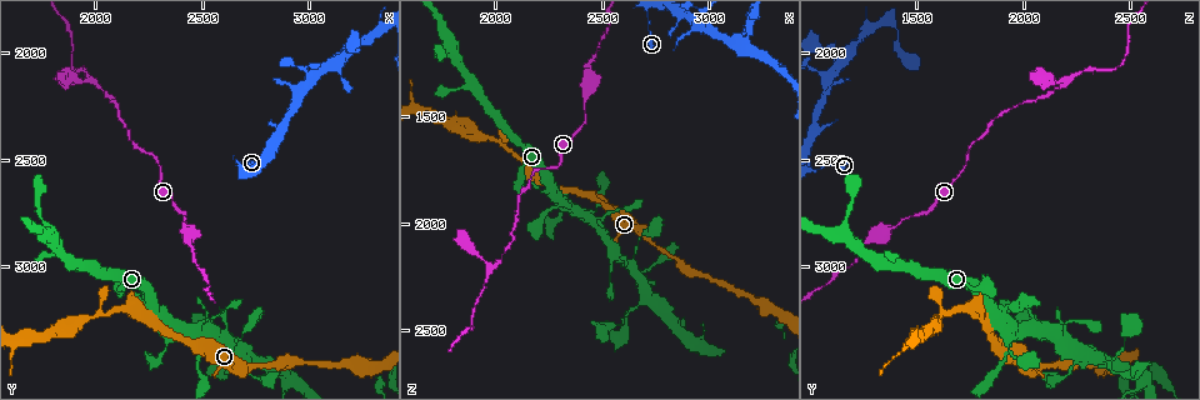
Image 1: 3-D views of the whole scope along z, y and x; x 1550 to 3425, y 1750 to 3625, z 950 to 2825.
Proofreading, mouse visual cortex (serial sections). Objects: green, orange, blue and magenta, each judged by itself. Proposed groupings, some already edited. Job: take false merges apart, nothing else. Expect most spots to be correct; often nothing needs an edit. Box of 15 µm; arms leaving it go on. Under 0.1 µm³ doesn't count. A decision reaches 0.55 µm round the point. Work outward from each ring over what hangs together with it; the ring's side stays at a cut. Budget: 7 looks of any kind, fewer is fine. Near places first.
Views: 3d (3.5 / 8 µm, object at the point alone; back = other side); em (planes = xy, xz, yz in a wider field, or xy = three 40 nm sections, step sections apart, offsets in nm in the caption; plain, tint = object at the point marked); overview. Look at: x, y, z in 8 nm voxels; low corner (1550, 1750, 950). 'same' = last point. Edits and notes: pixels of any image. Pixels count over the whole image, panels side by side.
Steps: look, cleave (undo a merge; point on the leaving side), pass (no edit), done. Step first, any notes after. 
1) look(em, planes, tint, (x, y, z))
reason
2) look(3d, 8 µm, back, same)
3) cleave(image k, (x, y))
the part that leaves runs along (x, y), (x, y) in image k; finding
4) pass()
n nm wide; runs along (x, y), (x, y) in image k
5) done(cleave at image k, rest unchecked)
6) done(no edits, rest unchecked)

look(3d, 8 µm, (2150, 3210, 1730))
sudden change in width

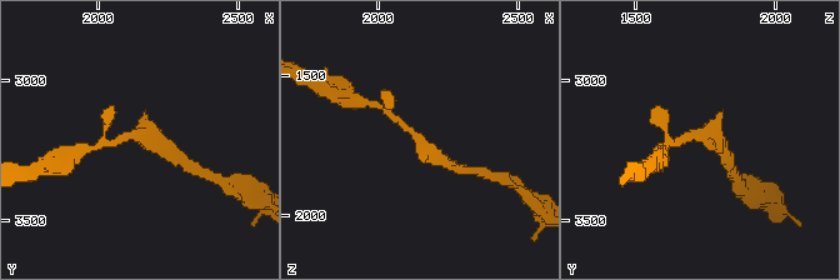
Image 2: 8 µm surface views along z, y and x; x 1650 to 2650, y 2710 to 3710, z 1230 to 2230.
look(3d, 3.5 µm, (2140, 3200, 1740))

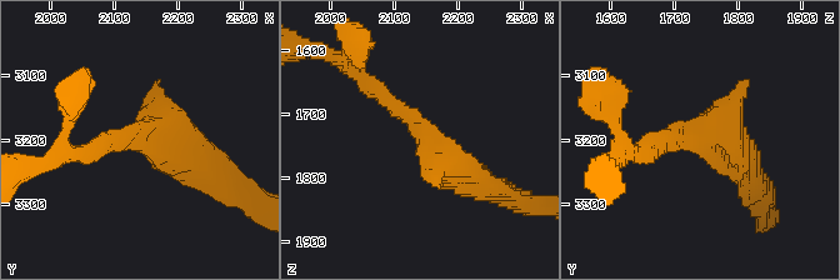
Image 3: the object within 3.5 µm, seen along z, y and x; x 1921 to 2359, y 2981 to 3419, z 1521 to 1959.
look(em, planes, tint, (2140, 3200, 1730))

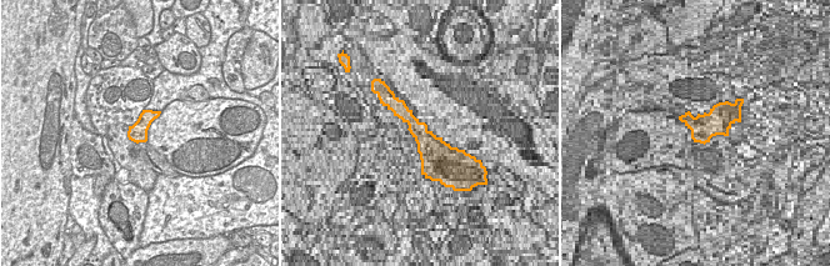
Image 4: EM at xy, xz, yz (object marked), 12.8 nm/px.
pass()
runs along (478, 183), (359, 78) in image 3; continuous, no second cell

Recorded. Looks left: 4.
look(3d, 3.5 µm, (1980, 2130, 2210))
three arms meet

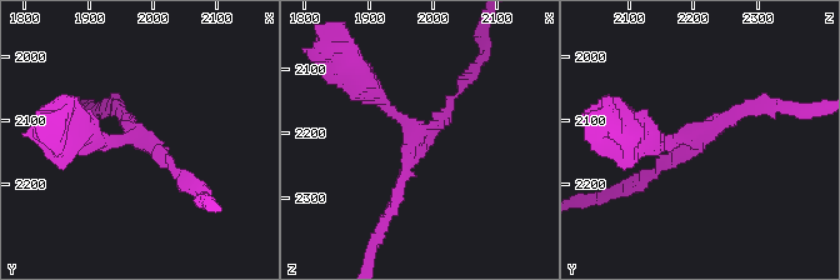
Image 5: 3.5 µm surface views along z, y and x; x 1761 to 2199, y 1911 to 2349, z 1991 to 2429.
look(em, planes, tint, (1980, 2125, 2205))
3 arms; arms of 150, 150, 150 nm; now the EM

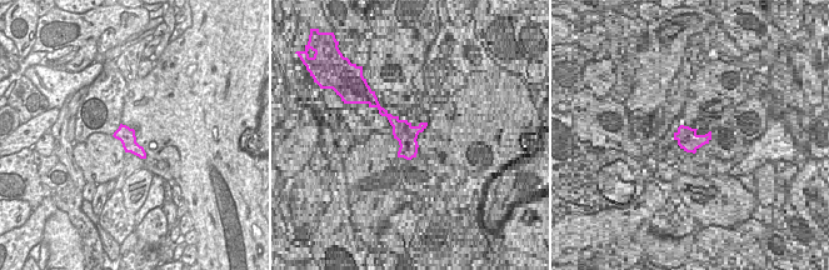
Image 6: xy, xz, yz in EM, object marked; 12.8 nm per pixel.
look(em, xy, step 3, tint, same)
another direction

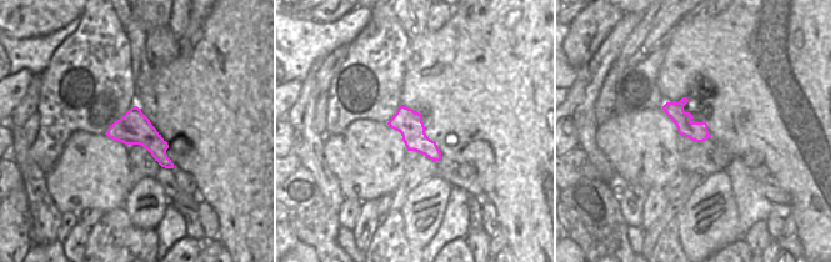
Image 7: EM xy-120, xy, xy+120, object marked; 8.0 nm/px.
pass()
runs along (181, 179), (139, 136), (78, 133) in image 5; all the same cell

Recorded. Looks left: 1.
done(no edits, rest unchecked)

